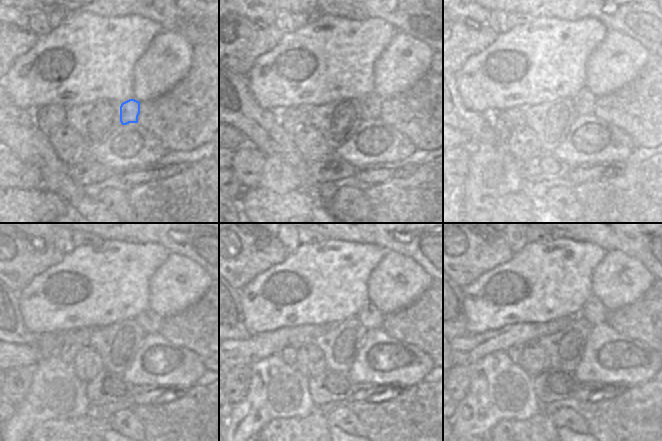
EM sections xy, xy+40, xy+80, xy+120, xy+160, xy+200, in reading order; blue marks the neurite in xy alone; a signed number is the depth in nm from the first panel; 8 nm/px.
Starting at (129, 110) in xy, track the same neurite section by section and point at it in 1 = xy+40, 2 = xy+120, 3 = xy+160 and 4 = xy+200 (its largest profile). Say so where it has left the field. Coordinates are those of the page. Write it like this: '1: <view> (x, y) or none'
1: xy+40 (370, 104)
2: xy+120 (150, 321)
3: xy+160 (370, 316)
4: xy+200 (594, 312)

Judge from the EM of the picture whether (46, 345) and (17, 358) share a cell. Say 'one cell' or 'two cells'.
one cell

